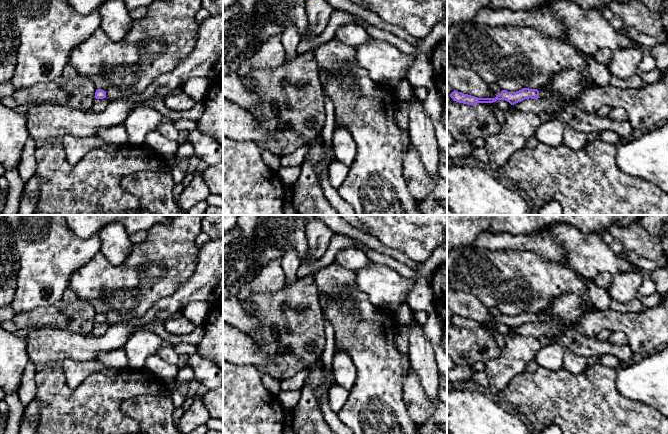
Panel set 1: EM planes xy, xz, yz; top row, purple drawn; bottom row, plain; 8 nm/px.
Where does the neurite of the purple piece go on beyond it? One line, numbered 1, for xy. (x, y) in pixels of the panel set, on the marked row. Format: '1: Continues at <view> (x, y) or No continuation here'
1: No continuation here

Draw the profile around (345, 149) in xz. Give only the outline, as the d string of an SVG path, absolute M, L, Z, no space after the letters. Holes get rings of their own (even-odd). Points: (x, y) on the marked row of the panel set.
M336 127L333 134L333 153L337 161L351 166L357 155L357 145L350 131Z

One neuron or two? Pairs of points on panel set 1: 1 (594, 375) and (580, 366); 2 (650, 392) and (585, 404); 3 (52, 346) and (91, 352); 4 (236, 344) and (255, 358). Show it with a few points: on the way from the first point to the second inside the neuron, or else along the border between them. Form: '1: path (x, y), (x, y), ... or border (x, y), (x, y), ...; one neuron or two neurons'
1: border (563, 367), (572, 373), (581, 373), (587, 368); two neurons
2: border (615, 375), (615, 386), (623, 395), (647, 404); two neurons
3: path (62, 346), (81, 347); one neuron
4: path (241, 349), (250, 354); one neuron

